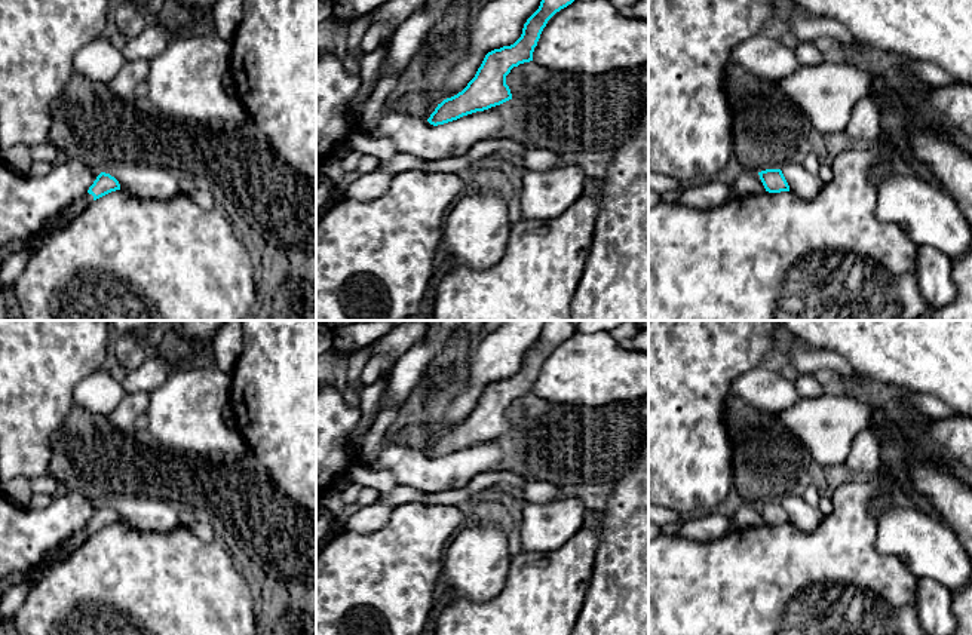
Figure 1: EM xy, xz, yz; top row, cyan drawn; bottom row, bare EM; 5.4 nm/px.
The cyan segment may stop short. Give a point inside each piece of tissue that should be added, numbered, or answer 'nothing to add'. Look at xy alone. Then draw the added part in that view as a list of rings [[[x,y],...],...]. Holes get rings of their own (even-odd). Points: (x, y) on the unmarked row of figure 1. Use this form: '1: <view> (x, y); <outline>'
1: xy (12, 598); [[[85,525],[77,533],[71,534],[64,543],[58,544],[55,549],[49,550],[40,558],[39,562],[30,565],[25,570],[25,576],[21,583],[13,585],[0,598],[0,631],[3,635],[9,635],[9,623],[13,620],[18,608],[22,605],[34,583],[46,576],[46,573],[62,558],[65,558],[71,550],[79,547],[91,534],[93,528]]]

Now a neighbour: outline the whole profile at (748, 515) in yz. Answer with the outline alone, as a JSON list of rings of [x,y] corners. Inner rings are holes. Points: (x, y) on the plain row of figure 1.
[[[743,503],[730,519],[736,528],[752,528],[766,524],[760,507],[751,503]]]

